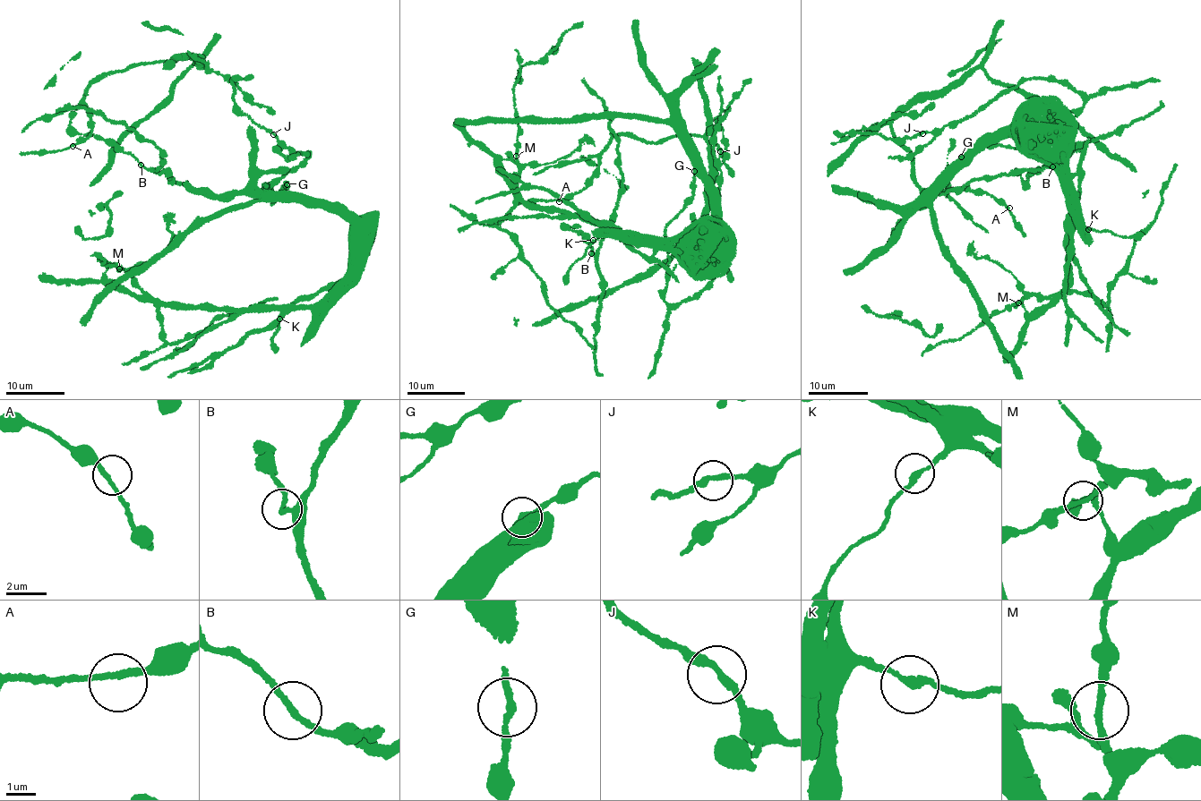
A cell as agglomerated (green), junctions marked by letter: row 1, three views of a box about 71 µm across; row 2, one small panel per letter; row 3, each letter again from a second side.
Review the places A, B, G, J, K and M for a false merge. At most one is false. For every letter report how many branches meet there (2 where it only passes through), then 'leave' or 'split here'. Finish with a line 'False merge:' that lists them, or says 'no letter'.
A: 2 branches meet; leave
B: 2 branches meet; leave
G: 2 branches meet; leave
J: 2 branches meet; leave
K: 2 branches meet; leave
M: 2 branches meet; leave
False merge: no letter

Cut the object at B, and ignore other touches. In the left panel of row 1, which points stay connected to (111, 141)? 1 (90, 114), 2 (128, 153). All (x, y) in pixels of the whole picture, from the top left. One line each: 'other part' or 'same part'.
1: other part
2: same part

